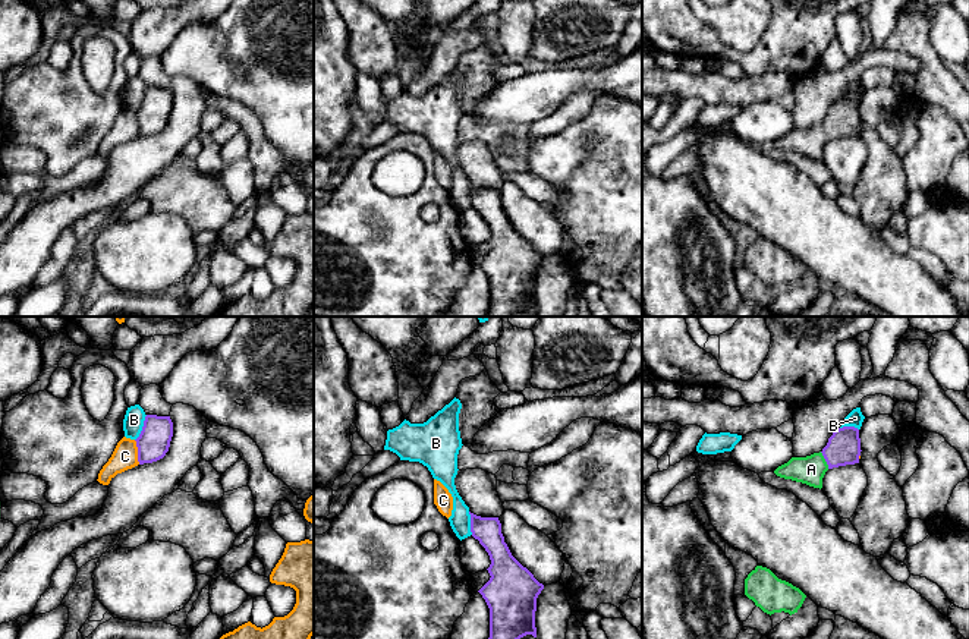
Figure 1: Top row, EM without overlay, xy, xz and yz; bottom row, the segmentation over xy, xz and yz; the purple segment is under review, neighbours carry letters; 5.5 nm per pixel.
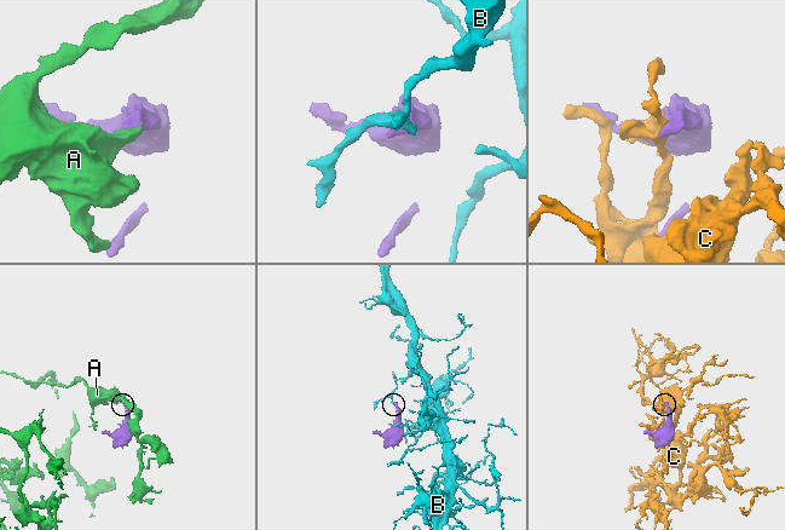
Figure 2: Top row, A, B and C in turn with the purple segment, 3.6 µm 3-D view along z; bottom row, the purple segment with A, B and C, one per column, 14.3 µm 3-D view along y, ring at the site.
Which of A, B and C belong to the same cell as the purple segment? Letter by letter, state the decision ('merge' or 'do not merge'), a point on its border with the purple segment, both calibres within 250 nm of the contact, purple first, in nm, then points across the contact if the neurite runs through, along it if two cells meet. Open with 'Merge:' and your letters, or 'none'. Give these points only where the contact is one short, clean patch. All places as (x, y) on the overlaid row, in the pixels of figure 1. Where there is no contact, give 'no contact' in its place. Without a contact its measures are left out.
Merge: A
A: merge; meets purple in yz at (826, 460); 190 nm thick on the purple side, 160 nm on the other; runs through yz (843, 447), (826, 460), (811, 469)
B: do not merge; meets purple in xy at (142, 428); 180 nm thick on the purple side, 110 nm on the other; border along xy (147, 415), (142, 430), (135, 440)
C: do not merge; meets purple in xy at (138, 452); 180 nm thick on the purple side, 140 nm on the other

